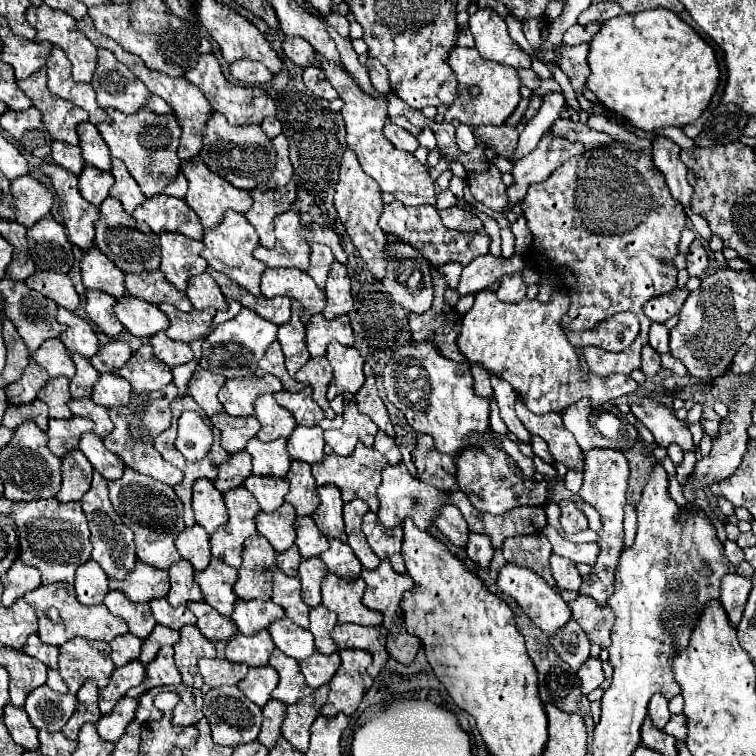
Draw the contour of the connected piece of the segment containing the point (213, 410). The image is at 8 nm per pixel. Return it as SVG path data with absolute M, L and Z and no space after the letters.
M198 367L188 383L188 389L190 389L190 395L192 399L204 409L204 413L208 417L224 411L222 409L222 403L218 399L218 391L222 389L222 385L226 383L224 377L218 377L202 367Z

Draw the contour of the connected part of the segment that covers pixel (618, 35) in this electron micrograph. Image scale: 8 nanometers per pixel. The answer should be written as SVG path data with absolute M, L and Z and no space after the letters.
M662 7L646 9L636 15L622 13L602 23L600 31L590 41L588 65L592 71L588 77L588 89L594 91L608 111L622 115L622 119L644 131L656 131L660 127L684 127L694 123L710 105L720 81L716 51L674 11Z

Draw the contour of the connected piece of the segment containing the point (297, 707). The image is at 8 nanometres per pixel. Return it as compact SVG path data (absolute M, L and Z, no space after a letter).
M322 685L312 695L288 707L288 715L282 723L282 737L302 753L306 753L308 749L310 725L320 715L320 709L326 703L326 697L328 697L328 685Z

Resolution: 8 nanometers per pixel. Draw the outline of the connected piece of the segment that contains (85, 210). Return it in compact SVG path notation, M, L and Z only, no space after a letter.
M54 163L42 165L42 171L52 179L58 197L60 215L68 231L68 239L82 251L94 247L94 223L98 221L98 207L90 205L78 193L78 177Z

